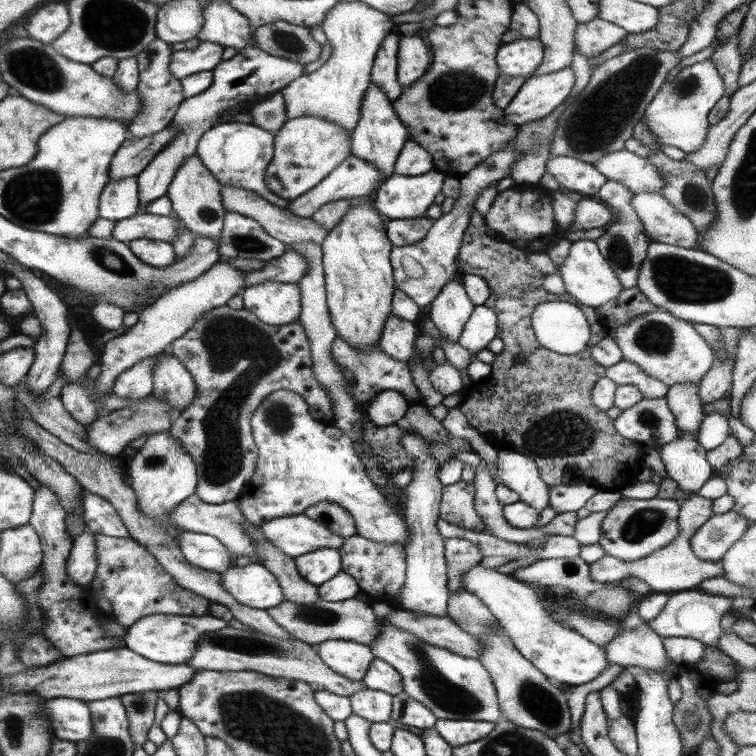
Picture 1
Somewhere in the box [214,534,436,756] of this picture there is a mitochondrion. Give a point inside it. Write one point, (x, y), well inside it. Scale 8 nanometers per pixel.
(235, 711)

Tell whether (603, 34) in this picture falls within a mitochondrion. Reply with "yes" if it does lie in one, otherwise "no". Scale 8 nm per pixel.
no

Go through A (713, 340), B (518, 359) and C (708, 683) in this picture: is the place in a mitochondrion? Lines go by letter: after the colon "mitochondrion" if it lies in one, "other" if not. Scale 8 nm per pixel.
A: other
B: other
C: other

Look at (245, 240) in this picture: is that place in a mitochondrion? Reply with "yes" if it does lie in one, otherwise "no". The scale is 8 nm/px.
yes

